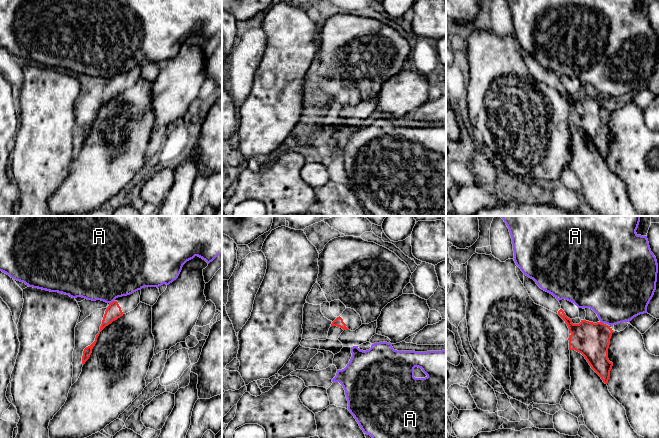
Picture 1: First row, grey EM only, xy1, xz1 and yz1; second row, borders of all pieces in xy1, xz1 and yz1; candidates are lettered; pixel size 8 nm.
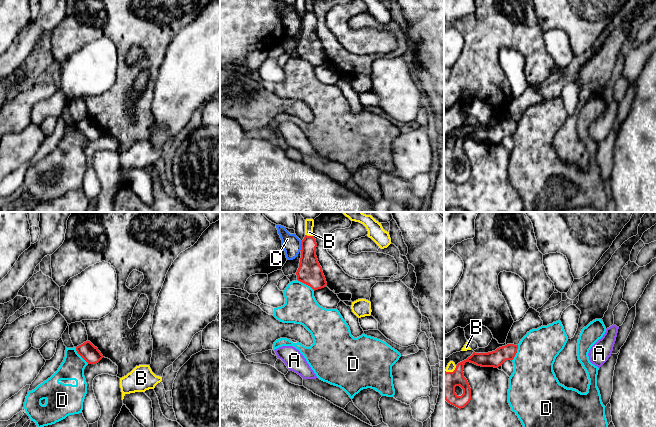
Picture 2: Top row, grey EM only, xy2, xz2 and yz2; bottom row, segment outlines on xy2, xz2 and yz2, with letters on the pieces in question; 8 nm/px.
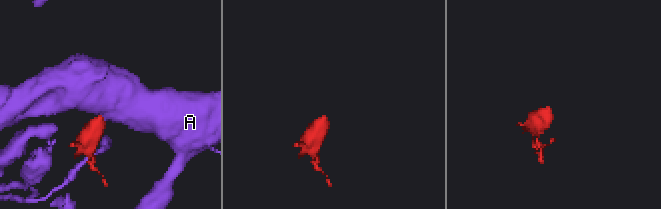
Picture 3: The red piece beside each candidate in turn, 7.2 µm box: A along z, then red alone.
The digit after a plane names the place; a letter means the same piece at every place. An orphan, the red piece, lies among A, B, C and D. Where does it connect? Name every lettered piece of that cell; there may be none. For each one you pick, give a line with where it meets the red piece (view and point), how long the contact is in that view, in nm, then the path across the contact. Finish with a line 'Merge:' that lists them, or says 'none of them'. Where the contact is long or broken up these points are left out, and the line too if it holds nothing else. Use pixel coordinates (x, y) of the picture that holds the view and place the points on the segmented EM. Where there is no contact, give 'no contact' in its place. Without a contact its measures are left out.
Merge: none of them

